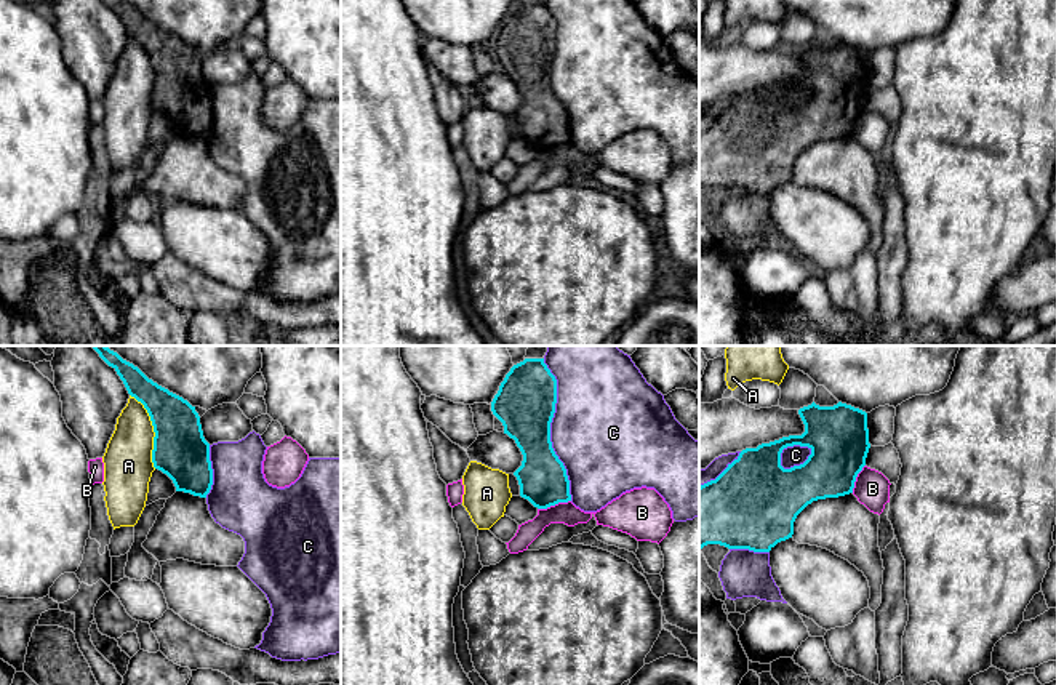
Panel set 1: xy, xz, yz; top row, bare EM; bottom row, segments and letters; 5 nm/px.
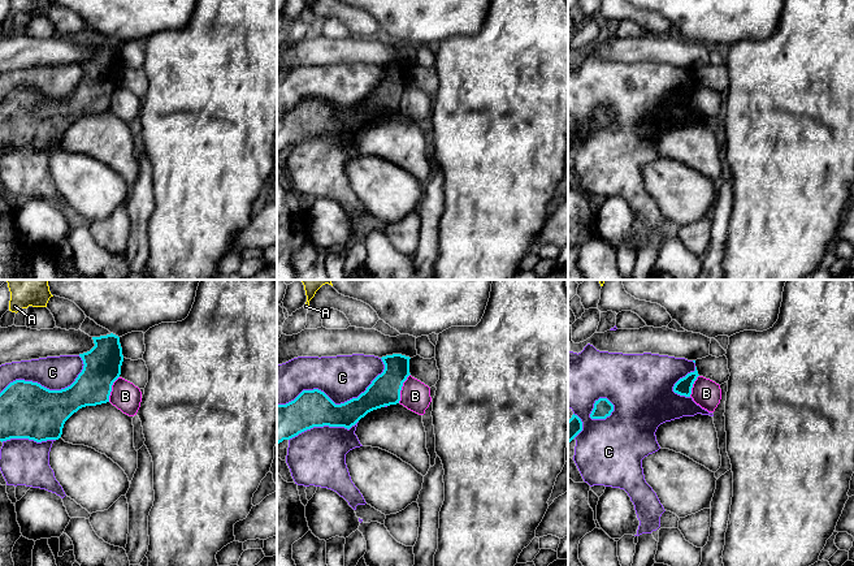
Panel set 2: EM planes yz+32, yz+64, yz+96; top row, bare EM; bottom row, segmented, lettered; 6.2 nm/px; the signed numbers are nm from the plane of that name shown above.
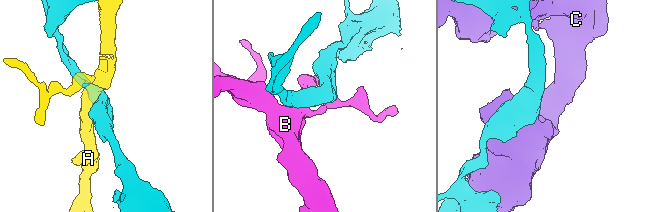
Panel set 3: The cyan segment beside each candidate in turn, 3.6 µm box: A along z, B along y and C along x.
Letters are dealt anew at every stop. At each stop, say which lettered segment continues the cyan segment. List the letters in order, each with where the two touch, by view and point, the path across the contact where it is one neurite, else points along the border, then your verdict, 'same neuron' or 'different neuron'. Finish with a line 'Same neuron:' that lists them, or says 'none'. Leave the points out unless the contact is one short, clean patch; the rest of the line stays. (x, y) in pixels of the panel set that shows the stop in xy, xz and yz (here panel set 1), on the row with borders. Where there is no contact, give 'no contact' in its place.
A: contact xy (154, 431); different neuron
B: contact xz (554, 504); border xz (570, 500), (538, 509); different neuron
C: contact xz (549, 429); different neuron
Same neuron: none

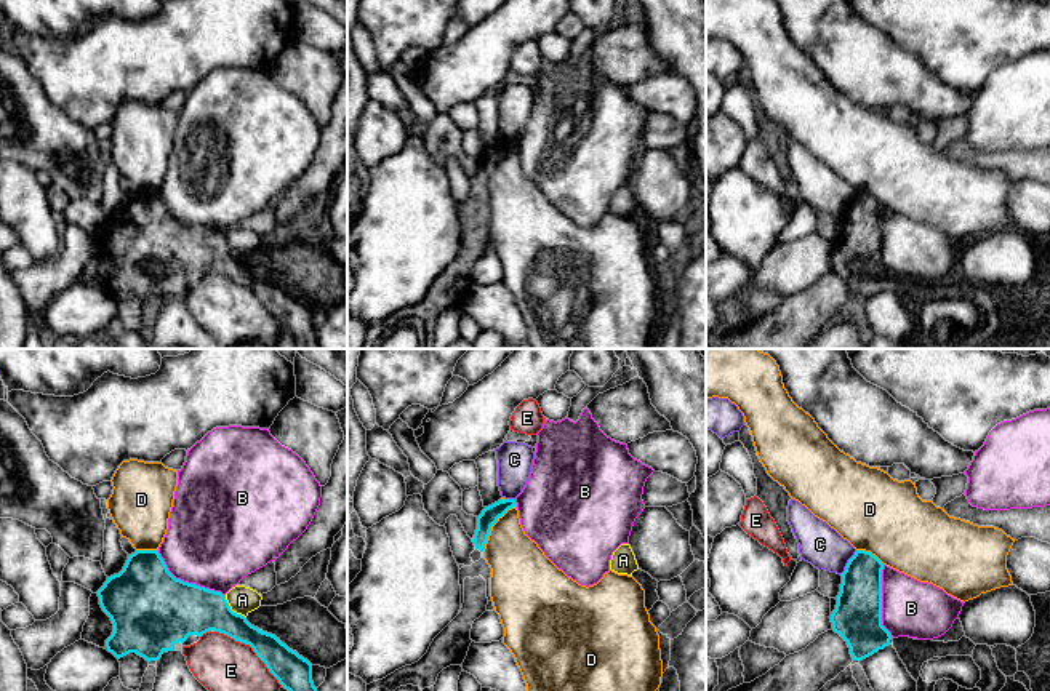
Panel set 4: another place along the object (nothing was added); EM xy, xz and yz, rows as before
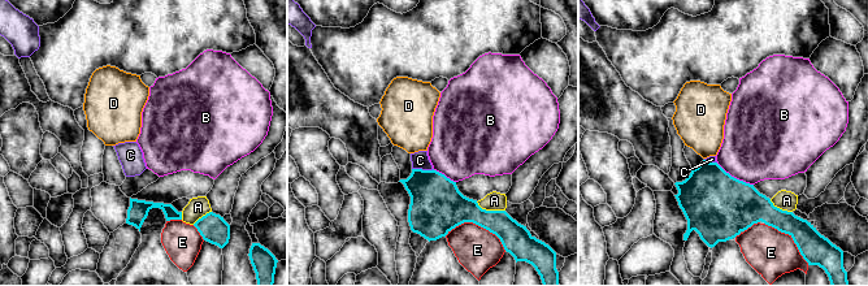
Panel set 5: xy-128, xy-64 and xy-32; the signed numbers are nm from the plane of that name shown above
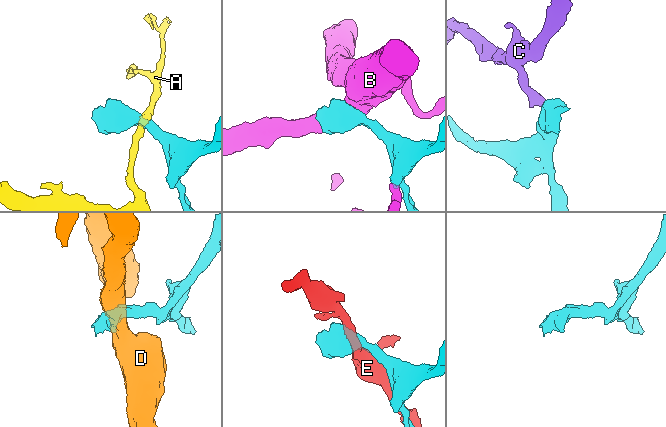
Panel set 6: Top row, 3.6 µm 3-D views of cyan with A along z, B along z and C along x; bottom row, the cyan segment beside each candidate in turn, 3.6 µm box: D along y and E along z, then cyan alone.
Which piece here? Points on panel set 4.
A: contact xy (231, 610); different neuron
B: contact xy (188, 583); different neuron
C: contact yz (847, 563); border yz (857, 551), (841, 575); different neuron
D: contact xz (492, 525); border xz (516, 504), (492, 527), (482, 551); different neuron
E: contact xy (252, 647); different neuron
Same neuron: none

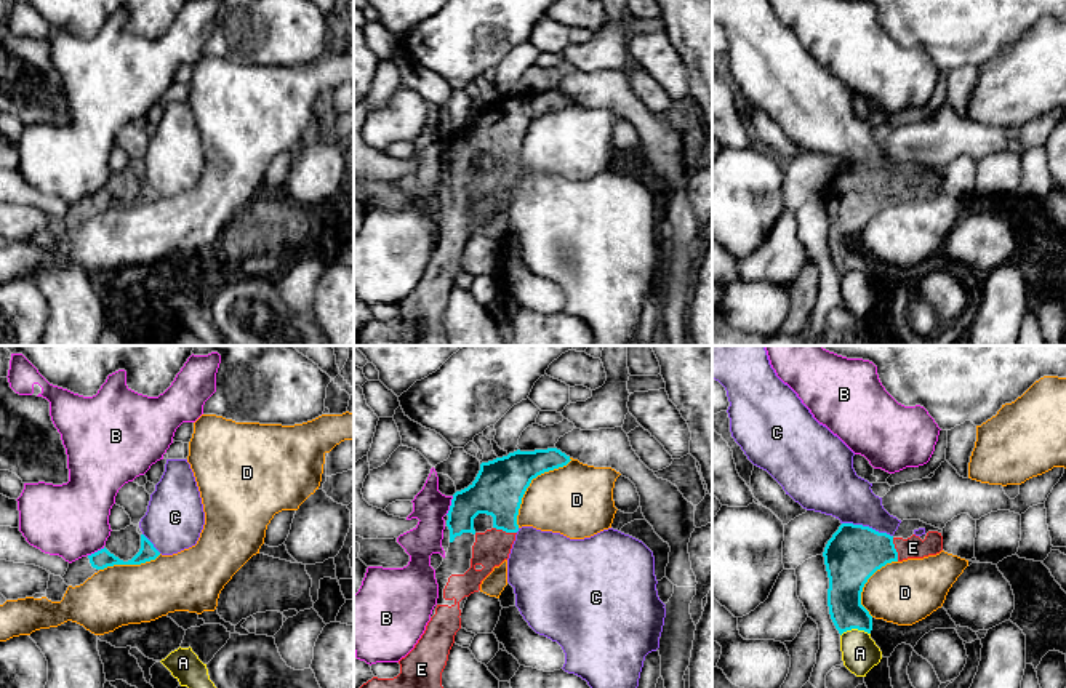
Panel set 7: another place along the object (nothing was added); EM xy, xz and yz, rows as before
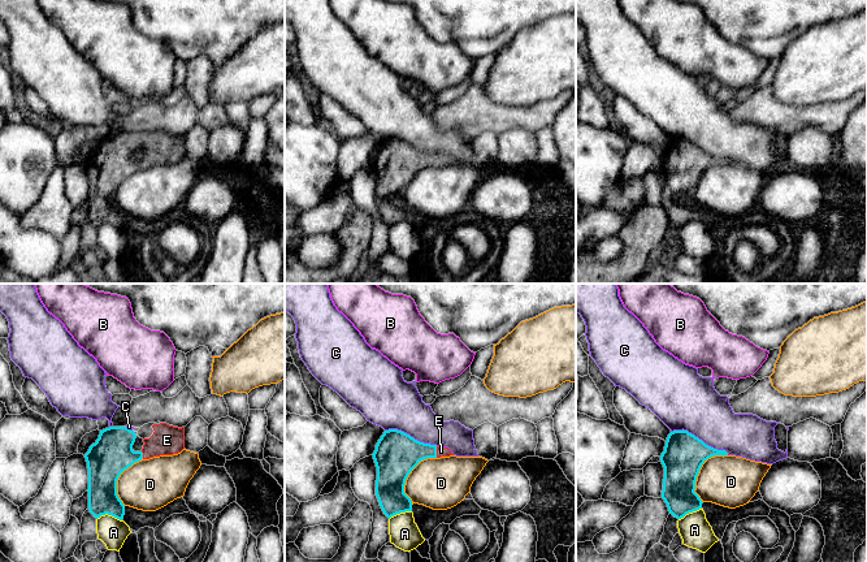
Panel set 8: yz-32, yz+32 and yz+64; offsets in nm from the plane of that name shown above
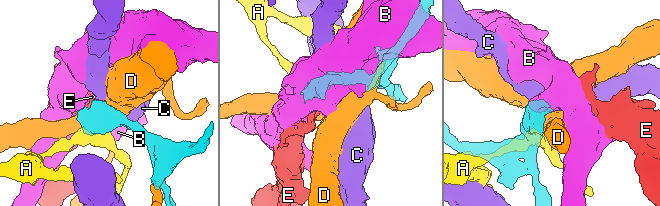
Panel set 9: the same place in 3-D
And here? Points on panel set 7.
A: contact yz (855, 628); different neuron
B: contact xz (450, 506); different neuron
C: contact yz (868, 527); border yz (842, 522), (866, 525), (892, 536); different neuron
D: contact xz (530, 482); different neuron
E: contact xz (504, 530); same neuron
Same neuron: E

